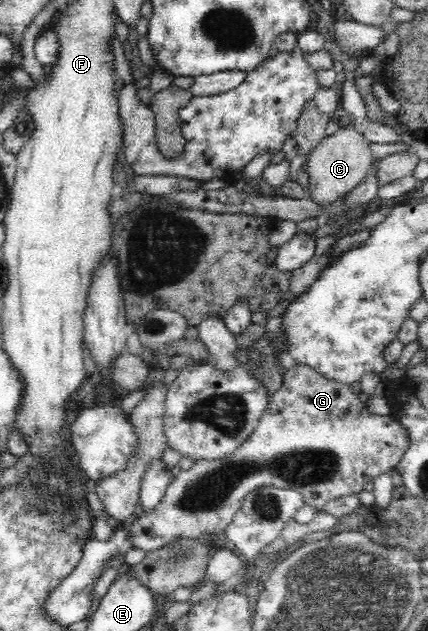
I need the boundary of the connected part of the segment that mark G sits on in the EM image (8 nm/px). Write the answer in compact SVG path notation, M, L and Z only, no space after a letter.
M295 365L289 368L288 373L285 373L283 377L283 384L269 396L268 407L266 407L265 412L262 413L254 433L251 433L250 437L246 438L246 441L243 442L243 445L238 447L236 453L232 454L230 457L219 458L218 461L212 459L211 461L194 462L193 467L180 472L178 476L171 479L170 484L167 486L165 496L162 497L162 500L150 512L144 512L138 517L135 516L129 522L122 525L127 531L130 548L137 547L138 549L142 549L142 551L148 552L154 549L160 549L162 545L169 544L170 541L176 539L194 539L199 538L200 535L210 533L223 534L225 528L233 521L236 513L240 510L244 497L248 495L248 493L254 492L254 489L262 488L263 486L273 486L279 489L296 491L300 493L303 504L310 505L310 507L314 507L314 509L319 511L322 511L324 505L329 501L363 492L366 484L373 482L378 475L390 472L398 467L408 447L407 431L401 424L394 421L394 418L390 415L370 415L370 413L368 413L368 419L364 421L364 419L362 419L364 413L350 413L352 399L356 399L356 395L352 393L351 385L344 385L342 382L334 381L331 378L325 378L322 374L319 374L317 370L310 369L307 365Z

